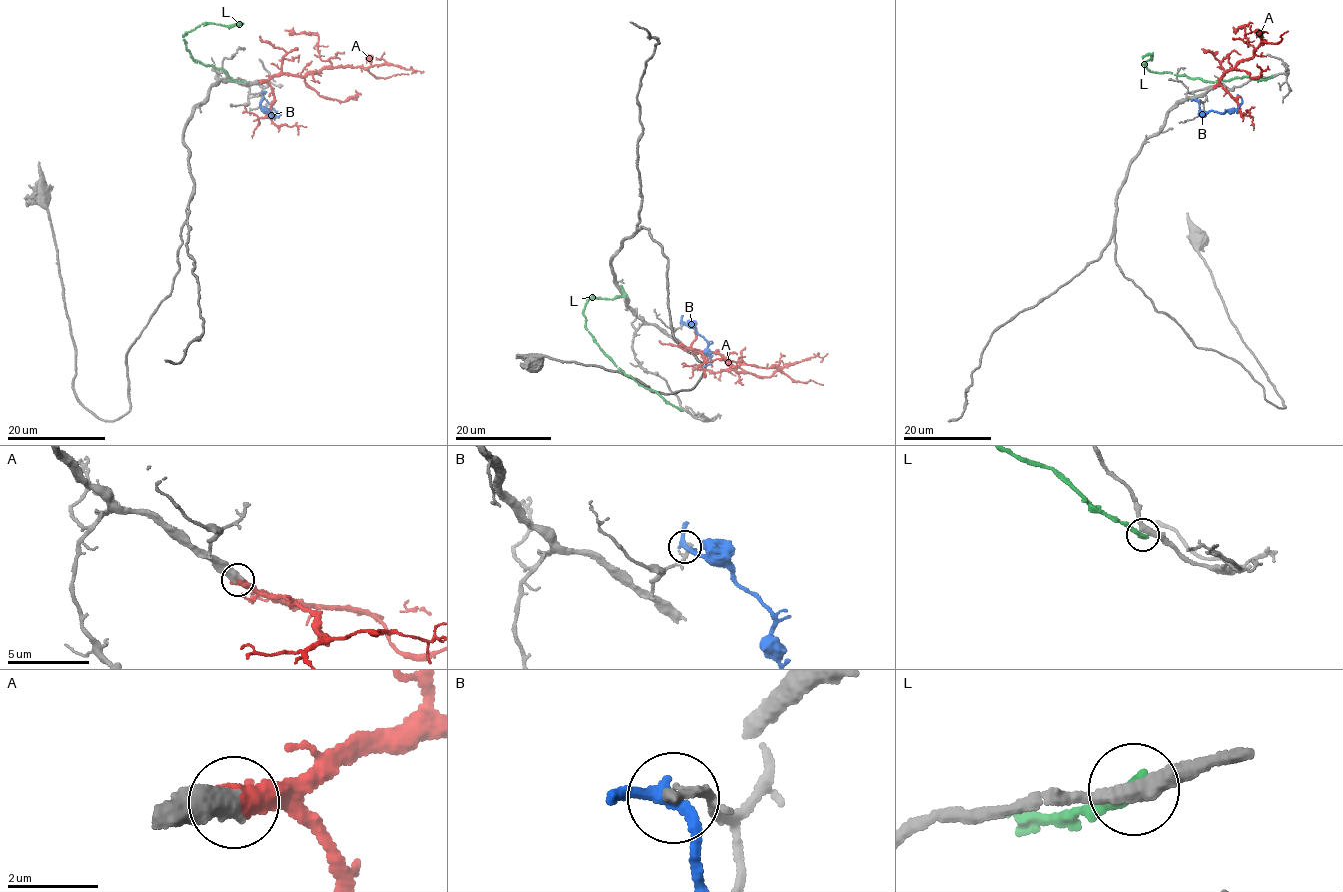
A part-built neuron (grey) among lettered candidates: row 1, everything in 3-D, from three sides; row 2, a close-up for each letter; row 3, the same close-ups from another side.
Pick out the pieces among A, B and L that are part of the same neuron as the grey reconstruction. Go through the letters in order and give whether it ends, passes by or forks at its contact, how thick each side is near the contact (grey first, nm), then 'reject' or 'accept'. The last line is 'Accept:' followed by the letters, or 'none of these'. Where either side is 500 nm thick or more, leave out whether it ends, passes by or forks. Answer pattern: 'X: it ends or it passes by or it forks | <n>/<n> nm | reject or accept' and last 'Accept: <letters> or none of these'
A: 550/550 nm | accept
B: it passes by | 240/240 nm | reject
L: it ends | 320/340 nm | reject
Accept: A

